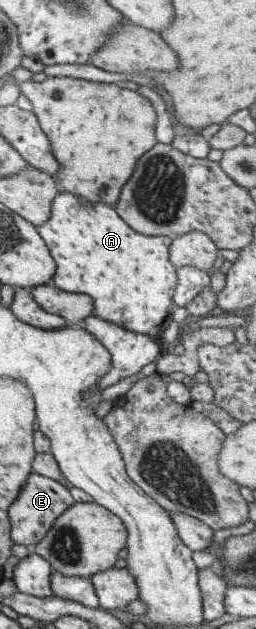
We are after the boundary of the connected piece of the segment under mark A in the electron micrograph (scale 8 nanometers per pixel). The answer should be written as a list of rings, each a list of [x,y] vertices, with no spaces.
[[[67,191],[58,192],[50,207],[49,219],[36,226],[55,264],[50,284],[67,293],[85,293],[93,301],[93,316],[115,323],[127,331],[157,337],[159,328],[169,319],[173,290],[177,275],[169,262],[168,249],[171,238],[145,237],[133,233],[117,215],[115,209],[103,203],[88,203]]]

